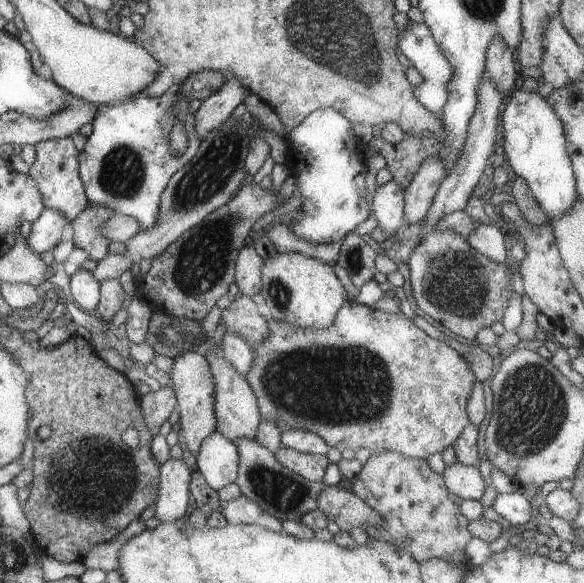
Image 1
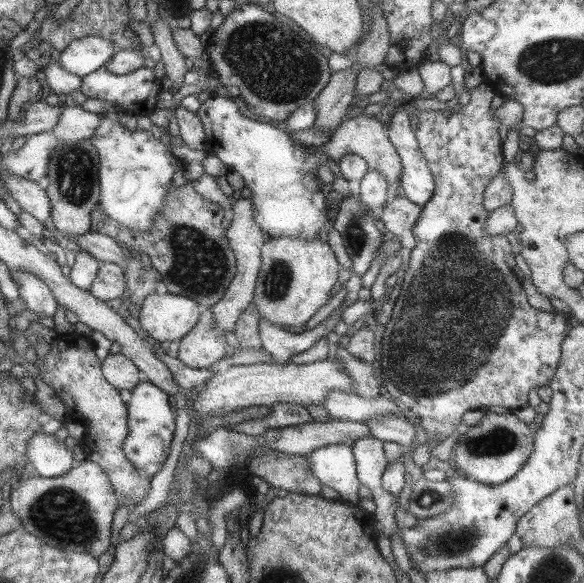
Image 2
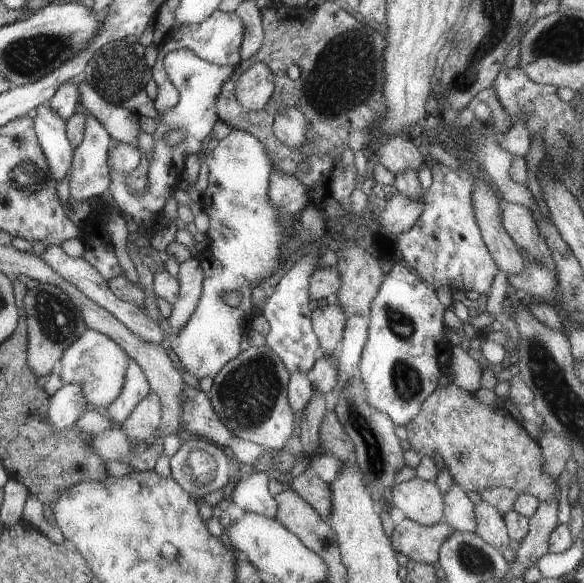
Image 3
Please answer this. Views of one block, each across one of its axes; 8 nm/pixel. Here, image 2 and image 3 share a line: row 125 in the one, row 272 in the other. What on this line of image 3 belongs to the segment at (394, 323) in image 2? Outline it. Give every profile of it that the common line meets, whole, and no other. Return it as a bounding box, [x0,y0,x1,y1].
[397,161,499,295]

